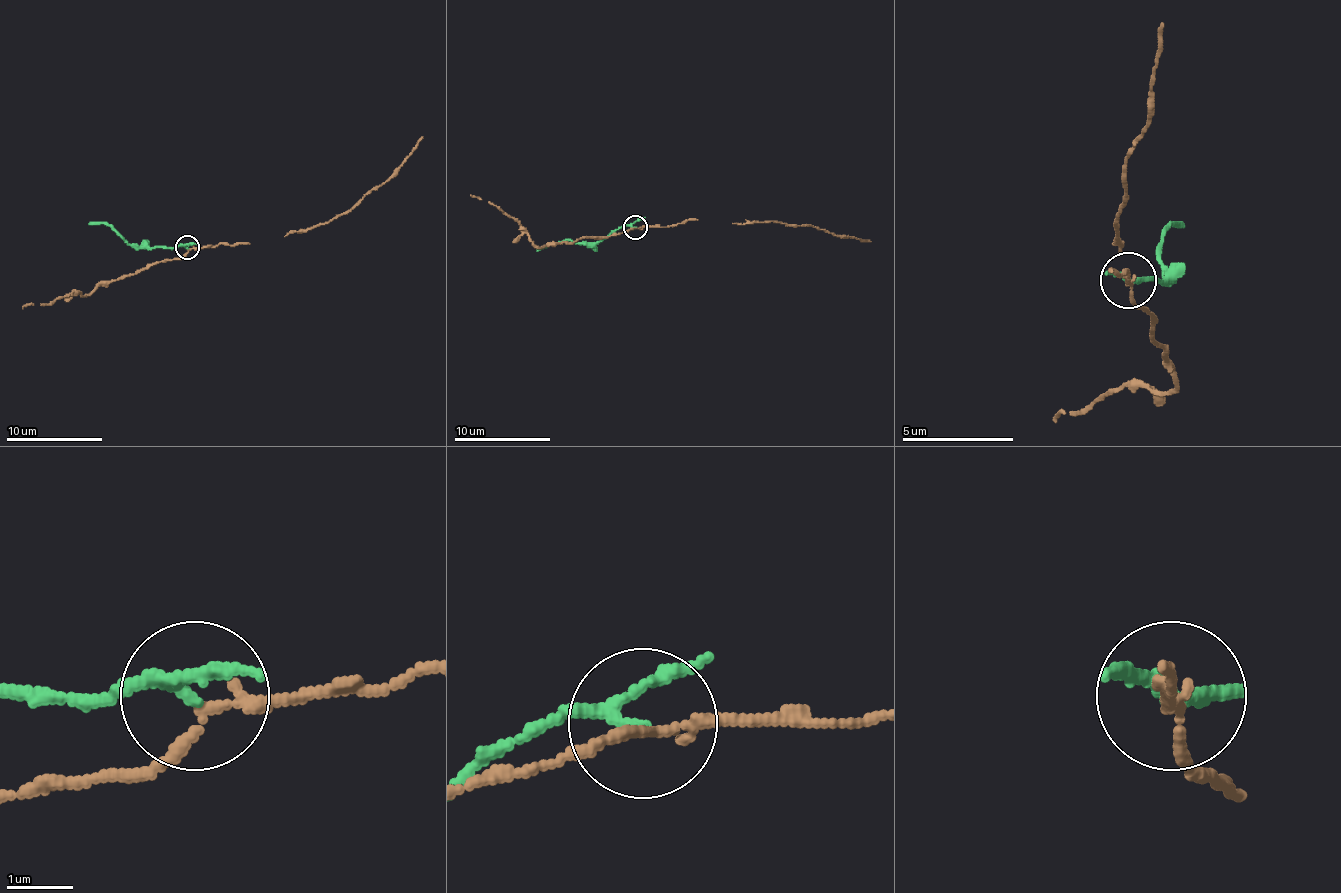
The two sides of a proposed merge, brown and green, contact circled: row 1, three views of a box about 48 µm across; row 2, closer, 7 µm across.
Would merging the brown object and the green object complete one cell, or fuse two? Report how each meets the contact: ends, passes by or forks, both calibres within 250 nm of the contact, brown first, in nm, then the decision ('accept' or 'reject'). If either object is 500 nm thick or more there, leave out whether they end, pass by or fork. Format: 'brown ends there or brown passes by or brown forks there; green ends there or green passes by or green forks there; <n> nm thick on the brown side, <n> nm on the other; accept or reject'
brown passes by; green passes by; 150 nm thick on the brown side, 160 nm on the other; reject

